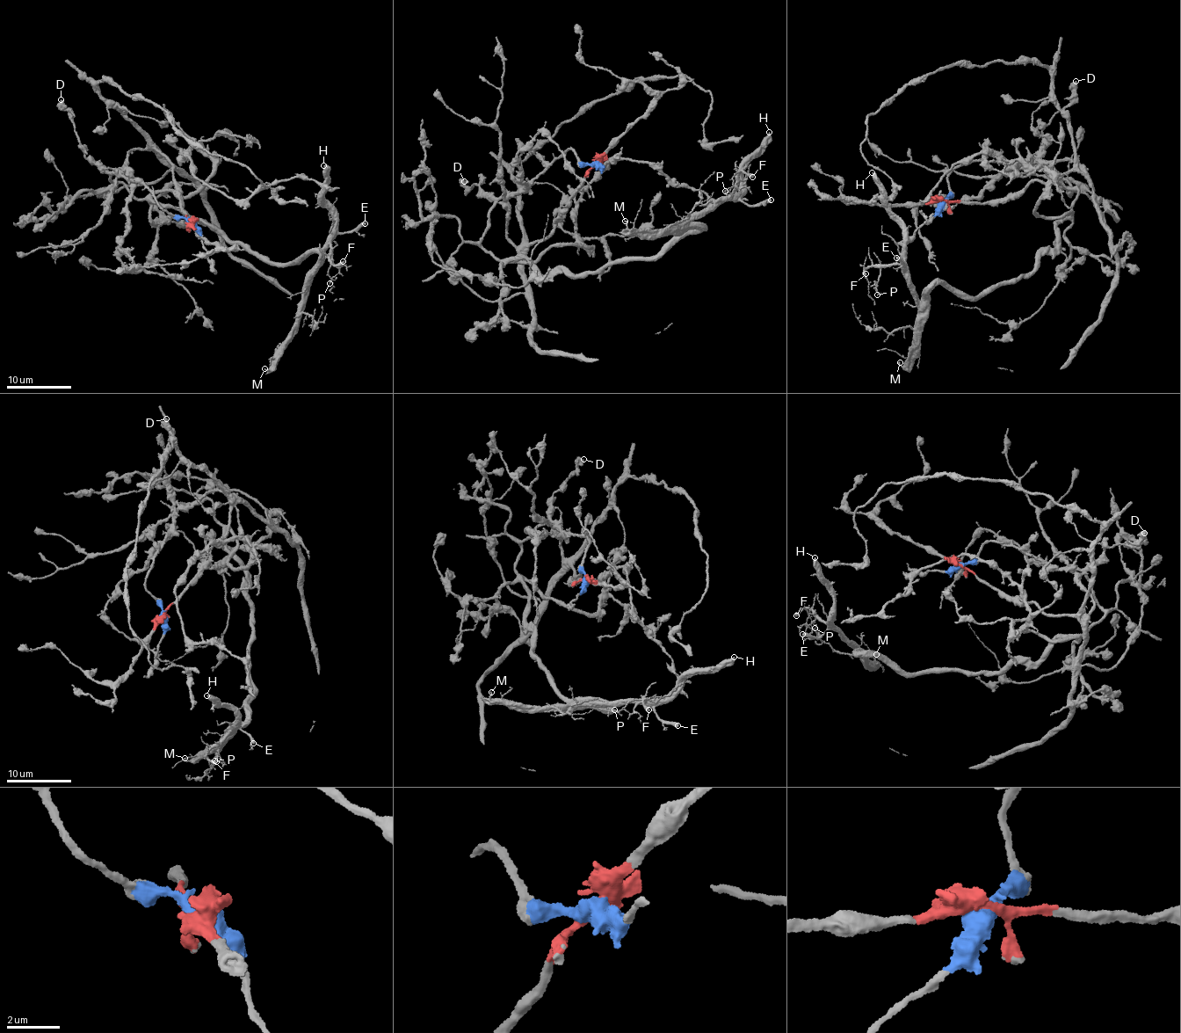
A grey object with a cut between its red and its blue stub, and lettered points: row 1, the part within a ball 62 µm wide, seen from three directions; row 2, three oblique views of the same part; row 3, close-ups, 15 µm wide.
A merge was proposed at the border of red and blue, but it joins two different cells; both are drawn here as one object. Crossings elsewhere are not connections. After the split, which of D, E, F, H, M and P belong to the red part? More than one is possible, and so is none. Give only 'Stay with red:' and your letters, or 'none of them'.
Stay with red: none of them

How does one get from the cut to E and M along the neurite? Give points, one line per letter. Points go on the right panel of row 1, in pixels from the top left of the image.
E: (943, 202), (985, 159), (1077, 192), (1051, 253), (974, 301), (917, 298), (896, 258)
M: (943, 202), (950, 173), (985, 159), (1032, 158), (1077, 192), (1026, 276), (974, 301), (937, 284), (899, 361)

